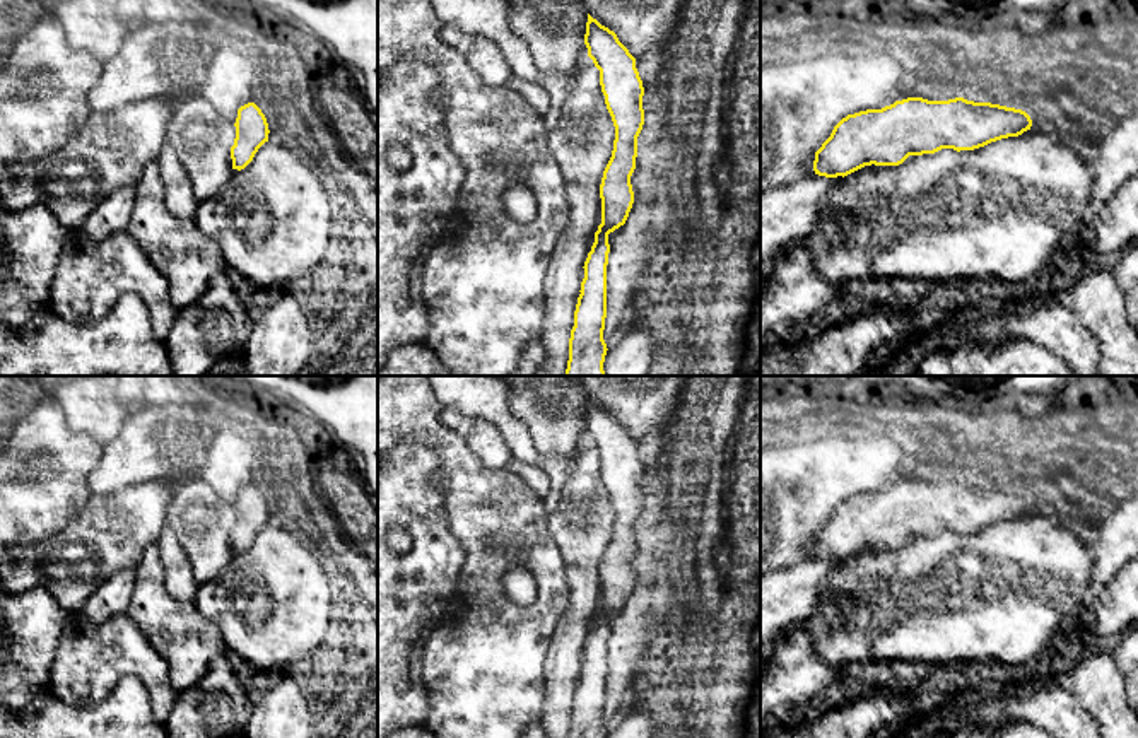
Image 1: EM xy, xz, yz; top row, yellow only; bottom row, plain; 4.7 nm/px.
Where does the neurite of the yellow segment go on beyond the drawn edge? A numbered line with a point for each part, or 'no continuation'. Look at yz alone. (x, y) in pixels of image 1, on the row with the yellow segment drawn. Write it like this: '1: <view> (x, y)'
no continuation

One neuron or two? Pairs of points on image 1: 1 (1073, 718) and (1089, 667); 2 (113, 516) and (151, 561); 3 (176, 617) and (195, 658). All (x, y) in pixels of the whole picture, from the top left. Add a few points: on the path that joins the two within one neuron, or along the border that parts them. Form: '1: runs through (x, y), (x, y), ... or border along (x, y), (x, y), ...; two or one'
1: border along (1067, 684), (1073, 697), (1094, 720); two
2: border along (156, 540), (134, 568); two
3: runs through (176, 627), (188, 648); one

